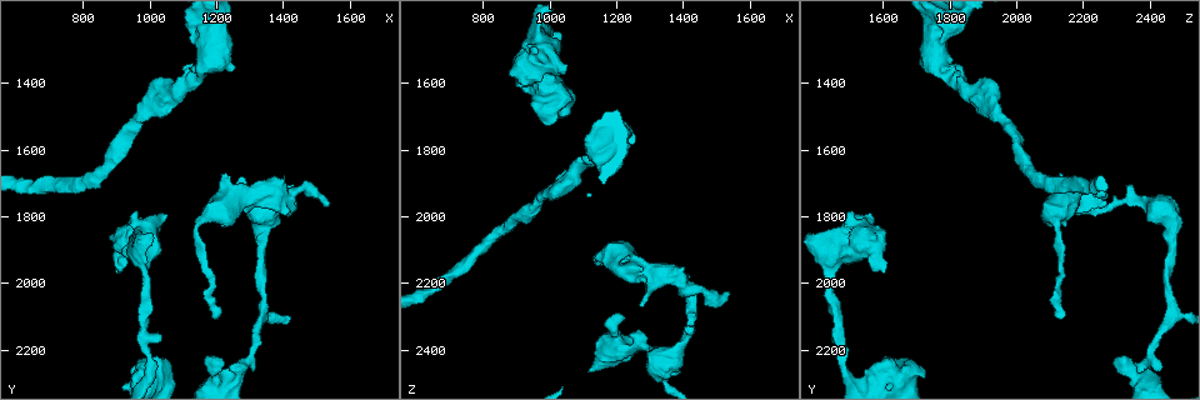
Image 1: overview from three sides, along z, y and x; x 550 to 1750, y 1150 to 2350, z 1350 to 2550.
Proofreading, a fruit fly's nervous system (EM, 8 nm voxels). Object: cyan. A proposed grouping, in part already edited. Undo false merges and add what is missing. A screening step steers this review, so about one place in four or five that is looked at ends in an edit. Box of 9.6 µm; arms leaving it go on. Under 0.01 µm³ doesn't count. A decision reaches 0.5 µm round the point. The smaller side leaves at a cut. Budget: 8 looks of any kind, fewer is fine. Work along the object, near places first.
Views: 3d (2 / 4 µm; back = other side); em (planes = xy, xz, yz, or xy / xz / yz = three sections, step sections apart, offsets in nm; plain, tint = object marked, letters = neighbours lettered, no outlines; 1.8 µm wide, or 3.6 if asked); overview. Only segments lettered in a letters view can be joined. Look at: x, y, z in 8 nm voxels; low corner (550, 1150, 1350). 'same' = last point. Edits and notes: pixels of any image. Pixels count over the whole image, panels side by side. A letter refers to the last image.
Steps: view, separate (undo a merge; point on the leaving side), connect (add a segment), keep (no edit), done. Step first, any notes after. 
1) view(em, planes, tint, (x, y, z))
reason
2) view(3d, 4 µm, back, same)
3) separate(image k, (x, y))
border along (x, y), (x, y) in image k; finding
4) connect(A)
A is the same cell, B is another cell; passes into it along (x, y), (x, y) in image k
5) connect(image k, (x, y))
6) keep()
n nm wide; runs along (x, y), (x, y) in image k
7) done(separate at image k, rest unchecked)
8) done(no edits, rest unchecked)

view(em, xy, step 8, tint, (1420, 1710, 2330))
an open end

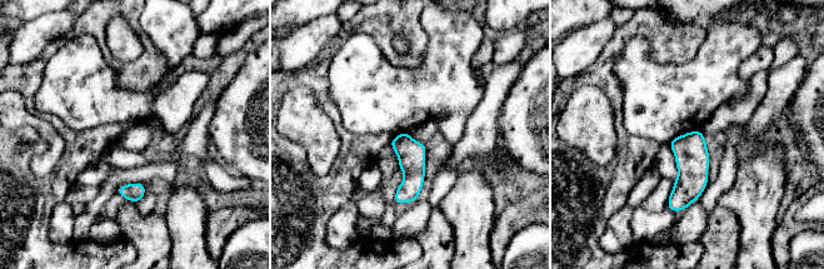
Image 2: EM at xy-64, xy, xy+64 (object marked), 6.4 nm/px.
view(em, planes, letters, same)

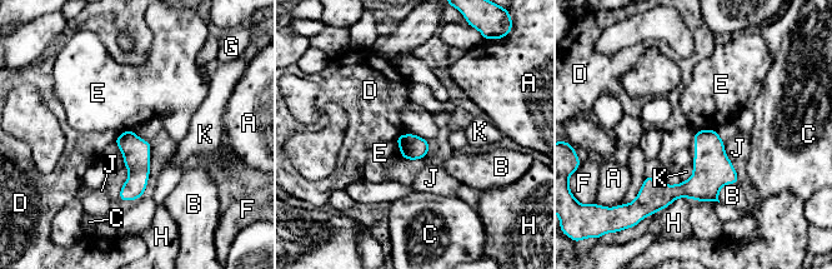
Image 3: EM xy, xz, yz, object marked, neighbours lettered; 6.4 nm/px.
keep()
A, B, C, D, E, F, G, H, J and K are other cells; no lettered segment goes on from it

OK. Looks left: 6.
view(3d, 4 µm, (1230, 1670, 2130))
an open end

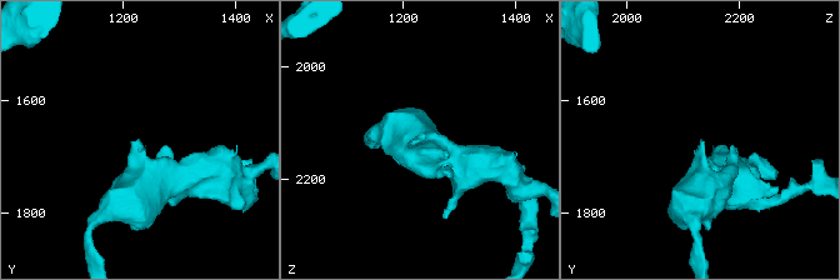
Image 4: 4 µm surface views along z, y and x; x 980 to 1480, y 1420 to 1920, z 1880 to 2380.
view(em, planes, letters, (1225, 1670, 2130))

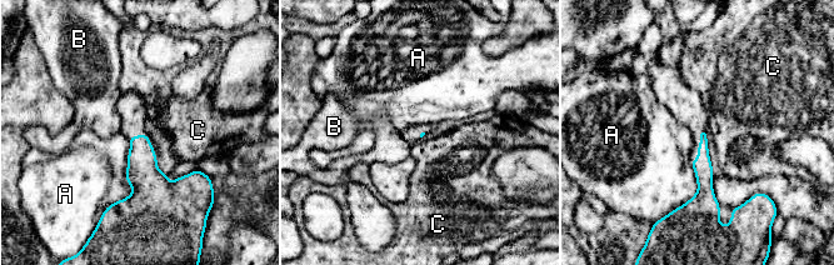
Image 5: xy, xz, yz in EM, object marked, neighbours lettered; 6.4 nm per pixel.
keep()
A, B and C are other cells; border along (128, 136), (134, 190), (103, 211) in image 5; none of them fits

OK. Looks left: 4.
view(em, planes, letters, (1070, 1420, 1880))

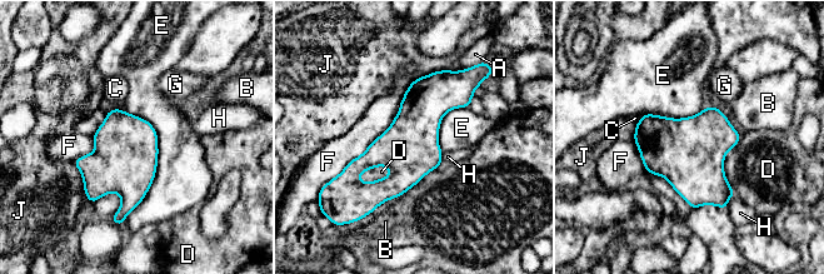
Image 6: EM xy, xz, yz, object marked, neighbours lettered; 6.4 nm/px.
keep()
F touches over 850 nm; A, B, C, D, E, F, G, H and J are other cells; one cell here

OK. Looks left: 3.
done(no edits, rest unchecked)

